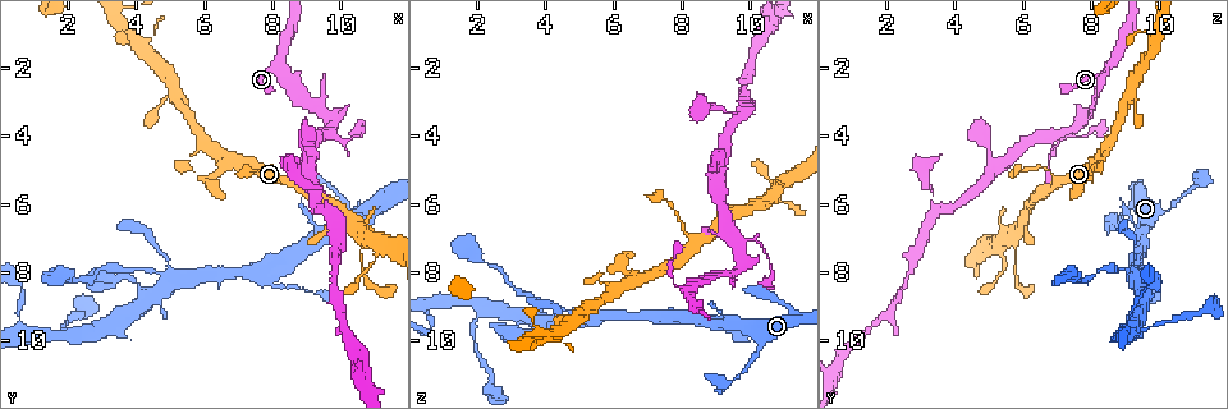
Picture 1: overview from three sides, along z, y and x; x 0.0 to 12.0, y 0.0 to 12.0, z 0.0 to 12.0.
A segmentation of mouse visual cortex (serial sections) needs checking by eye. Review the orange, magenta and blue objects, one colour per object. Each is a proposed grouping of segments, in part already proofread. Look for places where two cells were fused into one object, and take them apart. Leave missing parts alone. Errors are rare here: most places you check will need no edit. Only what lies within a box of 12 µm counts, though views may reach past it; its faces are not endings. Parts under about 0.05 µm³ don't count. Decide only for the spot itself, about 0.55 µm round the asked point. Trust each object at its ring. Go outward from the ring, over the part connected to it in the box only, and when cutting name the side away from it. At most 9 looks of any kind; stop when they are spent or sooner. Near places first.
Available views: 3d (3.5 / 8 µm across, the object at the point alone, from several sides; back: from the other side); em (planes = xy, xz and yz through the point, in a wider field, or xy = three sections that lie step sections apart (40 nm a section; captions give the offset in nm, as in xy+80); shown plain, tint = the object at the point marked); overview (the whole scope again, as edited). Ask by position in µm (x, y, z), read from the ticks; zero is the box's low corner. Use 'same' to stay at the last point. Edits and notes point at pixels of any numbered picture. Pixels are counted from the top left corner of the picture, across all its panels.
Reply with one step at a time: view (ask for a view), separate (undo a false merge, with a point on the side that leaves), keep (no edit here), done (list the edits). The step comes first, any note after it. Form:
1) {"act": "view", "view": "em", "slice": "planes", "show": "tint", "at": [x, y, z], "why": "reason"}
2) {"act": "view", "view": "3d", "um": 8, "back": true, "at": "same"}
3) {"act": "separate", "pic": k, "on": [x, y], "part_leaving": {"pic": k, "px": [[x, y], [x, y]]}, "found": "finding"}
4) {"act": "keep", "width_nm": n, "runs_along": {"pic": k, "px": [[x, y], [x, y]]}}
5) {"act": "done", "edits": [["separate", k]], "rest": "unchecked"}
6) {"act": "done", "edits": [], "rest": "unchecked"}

{"act": "view", "view": "3d", "um": 3.5, "at": [9.6, 3.9, 7.2], "why": "arms part here"}

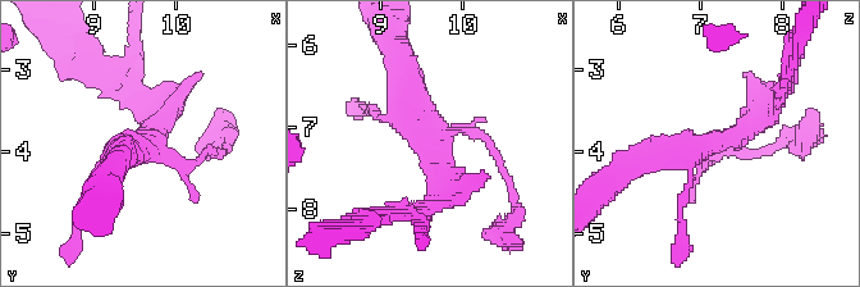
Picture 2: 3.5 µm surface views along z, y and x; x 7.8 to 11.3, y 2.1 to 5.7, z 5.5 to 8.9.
{"act": "view", "view": "em", "slice": "xy", "step": 3, "show": "tint", "at": [9.60, 3.85, 7.15]}

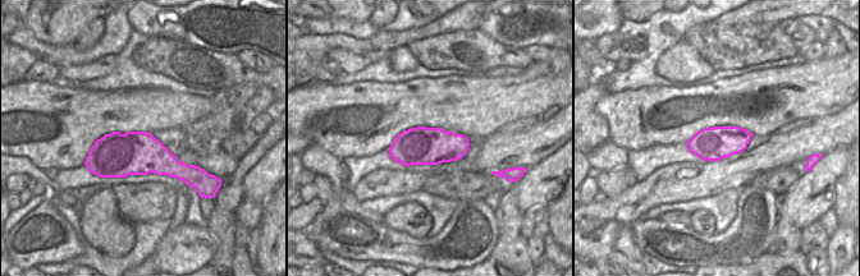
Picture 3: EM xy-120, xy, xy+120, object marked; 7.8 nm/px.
{"act": "keep", "found": "continuous, no second cell"}

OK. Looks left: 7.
{"act": "view", "view": "3d", "um": 8, "at": [7.7, 8.0, 9.3], "why": "small branch off a trunk"}

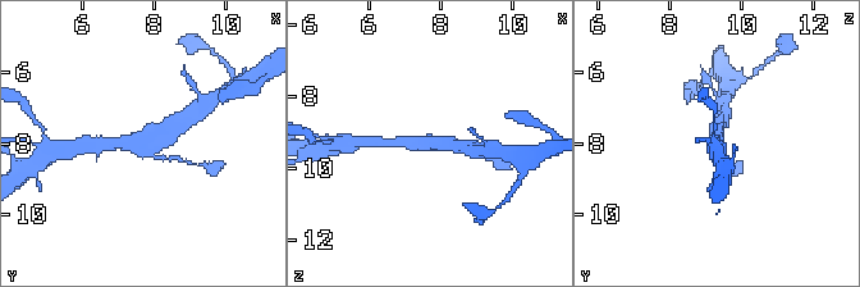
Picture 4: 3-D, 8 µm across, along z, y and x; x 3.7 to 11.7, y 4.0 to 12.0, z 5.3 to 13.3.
{"act": "view", "view": "em", "slice": "xy", "step": 3, "show": "tint", "at": [7.7, 8.0, 9.3], "why": "shape alone is not enough"}

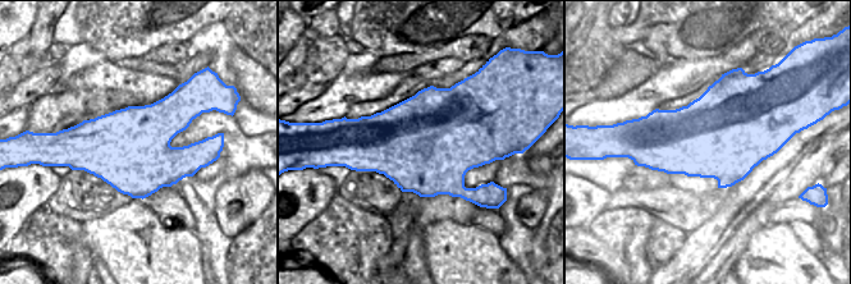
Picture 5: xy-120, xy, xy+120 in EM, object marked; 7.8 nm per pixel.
{"act": "keep", "arms": 3, "runs_along": {"pic": 4, "px": [[174, 123], [143, 145], [104, 145]]}, "found": "all the same cell"}

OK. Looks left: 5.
{"act": "view", "view": "3d", "um": 3.5, "back": true, "at": [10.7, 8.1, 5.8], "why": "thick turns thin"}

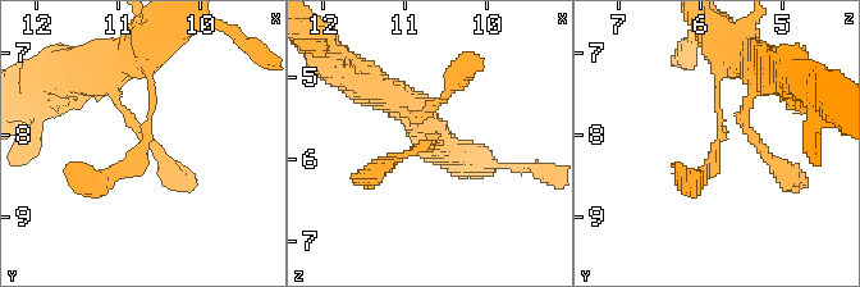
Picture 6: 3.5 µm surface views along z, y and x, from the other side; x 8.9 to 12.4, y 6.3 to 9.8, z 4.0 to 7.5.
{"act": "view", "view": "em", "slice": "xy", "step": 2, "show": "plain", "at": [10.70, 8.10, 5.85]}

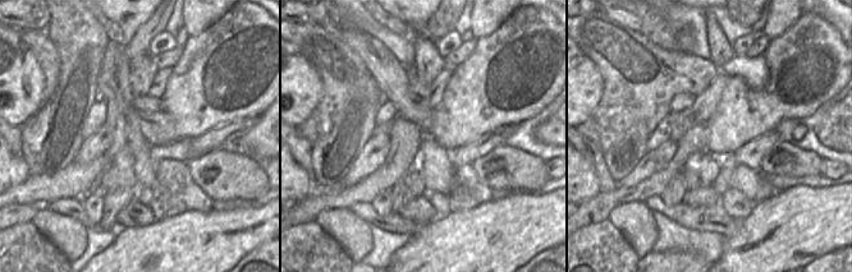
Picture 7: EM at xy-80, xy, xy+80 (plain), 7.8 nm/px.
{"act": "view", "view": "em", "slice": "xy", "step": 2, "show": "tint", "at": "same"}

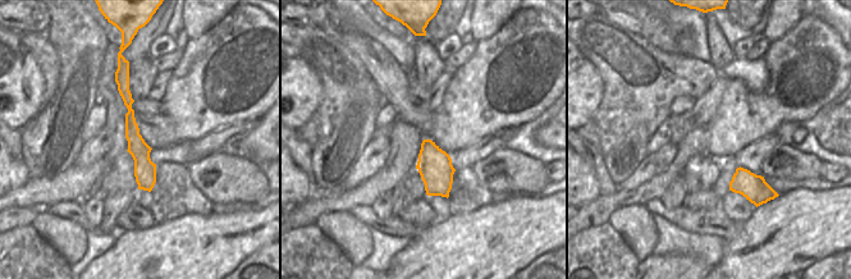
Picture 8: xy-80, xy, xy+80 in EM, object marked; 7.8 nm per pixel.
{"act": "keep", "runs_along": {"pic": 8, "px": [[124, 77], [132, 136], [149, 187]]}, "found": "all the same cell"}

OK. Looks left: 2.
{"act": "done", "edits": [], "rest": "unchecked"}

